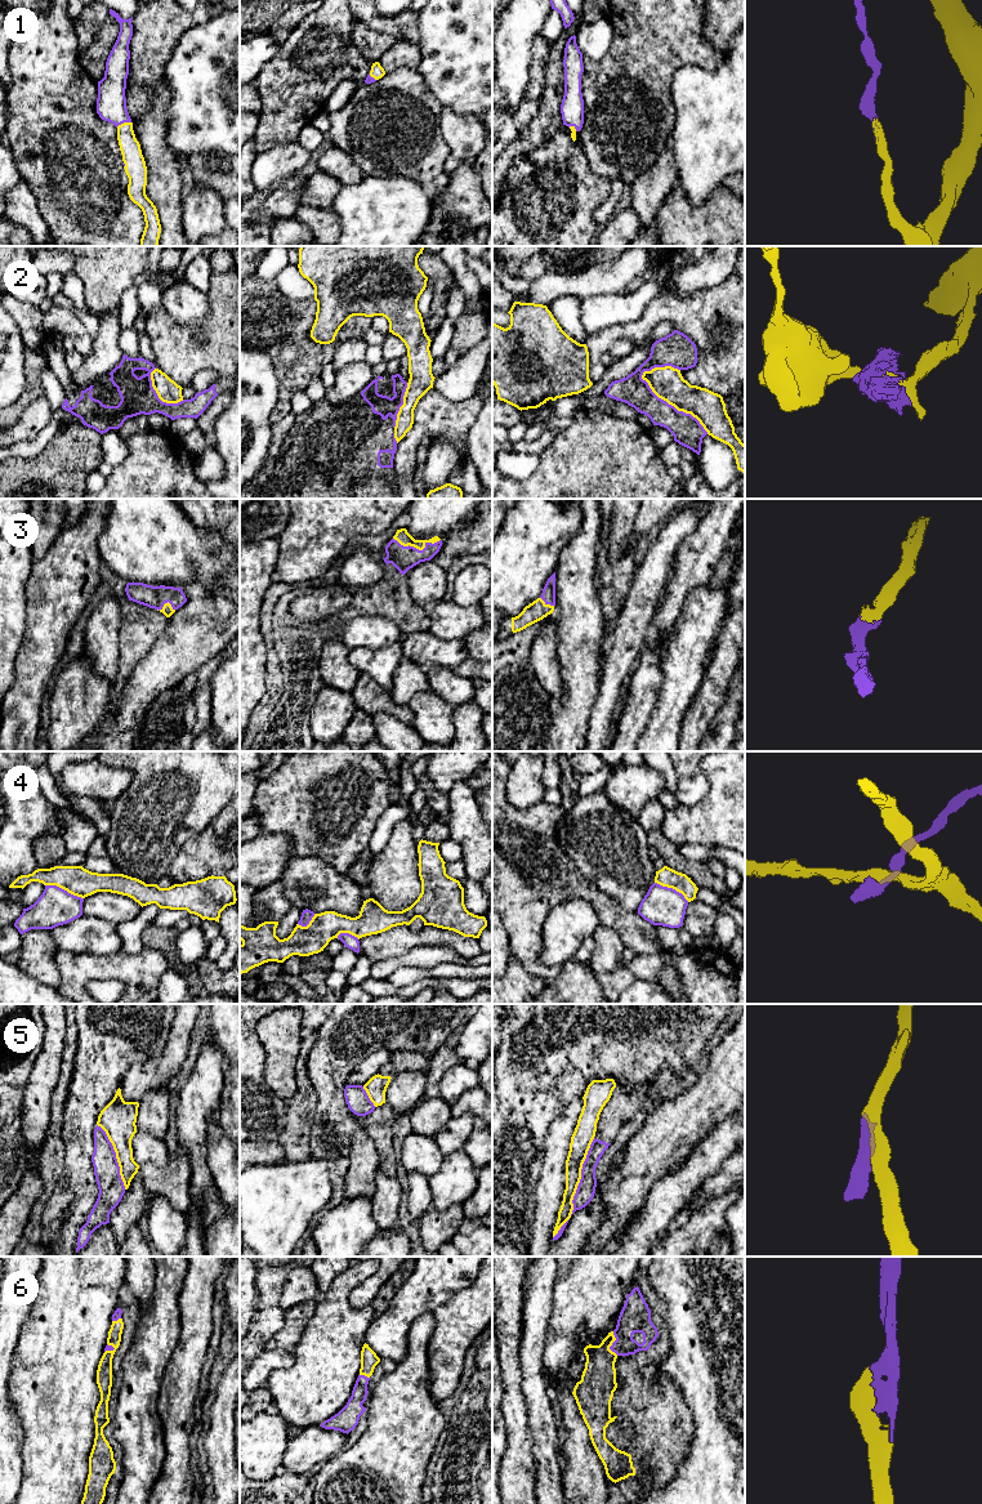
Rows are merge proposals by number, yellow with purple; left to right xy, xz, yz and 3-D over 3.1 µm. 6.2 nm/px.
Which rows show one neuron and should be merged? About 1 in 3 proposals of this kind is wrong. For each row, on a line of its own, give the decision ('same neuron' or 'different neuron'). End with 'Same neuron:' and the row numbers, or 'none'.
1: same neuron
2: different neuron
3: same neuron
4: different neuron
5: different neuron
6: same neuron
Same neuron: 1, 3, 6

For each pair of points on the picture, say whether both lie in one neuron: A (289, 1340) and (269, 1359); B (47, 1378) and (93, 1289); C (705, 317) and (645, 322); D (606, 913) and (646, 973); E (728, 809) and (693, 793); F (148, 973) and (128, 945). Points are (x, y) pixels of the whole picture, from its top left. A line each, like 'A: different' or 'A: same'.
A: different
B: same
C: same
D: different
E: different
F: different

